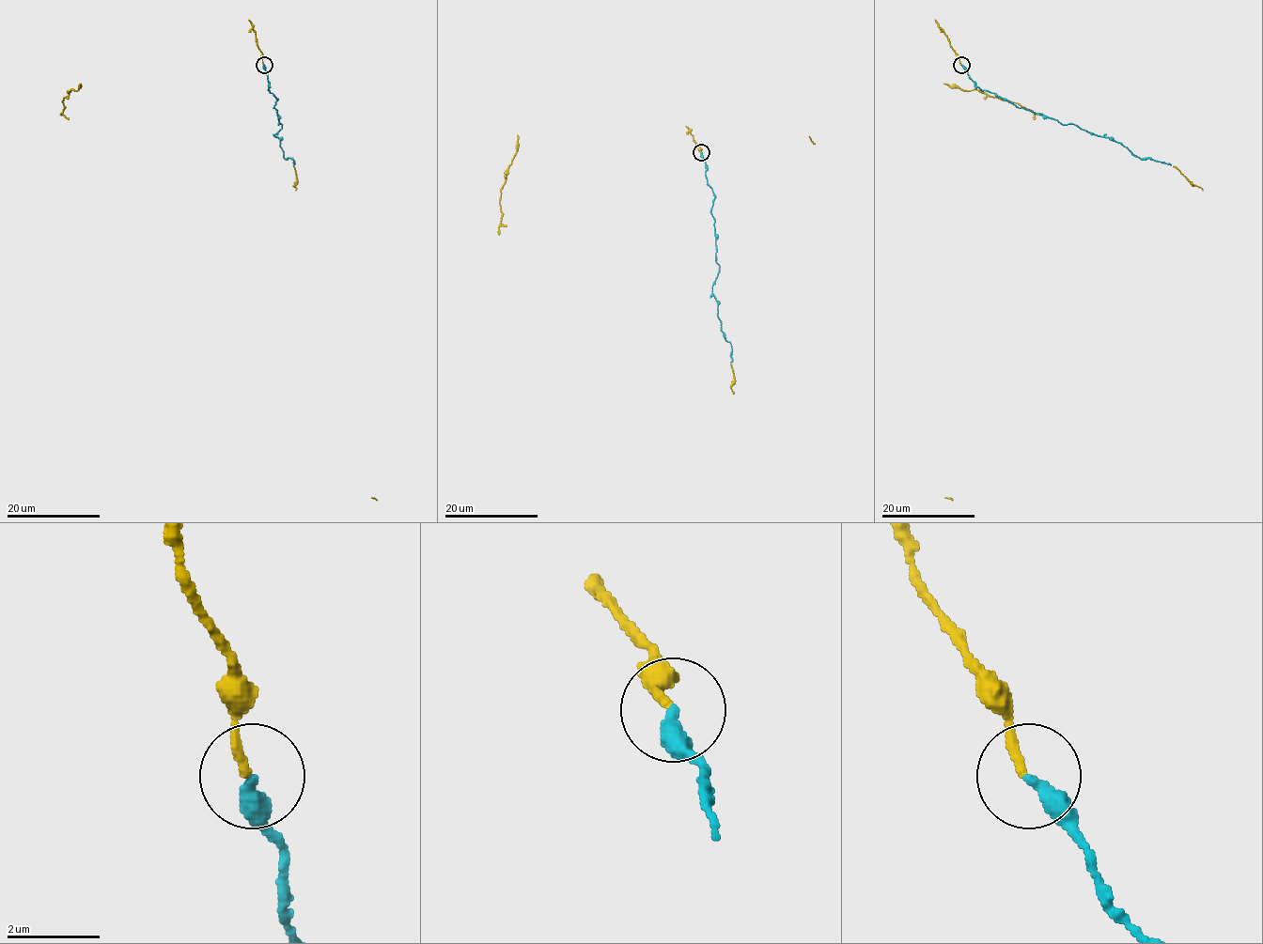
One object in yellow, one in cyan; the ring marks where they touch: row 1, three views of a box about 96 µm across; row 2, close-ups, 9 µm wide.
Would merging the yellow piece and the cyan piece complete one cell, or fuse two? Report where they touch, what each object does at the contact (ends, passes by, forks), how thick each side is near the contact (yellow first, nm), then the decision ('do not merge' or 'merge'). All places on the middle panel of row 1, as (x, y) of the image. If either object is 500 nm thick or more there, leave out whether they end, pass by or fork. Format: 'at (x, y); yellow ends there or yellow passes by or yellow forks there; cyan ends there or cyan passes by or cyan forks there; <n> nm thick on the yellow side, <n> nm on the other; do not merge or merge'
at (701, 152); yellow ends there; cyan ends there; 200 nm thick on the yellow side, 360 nm on the other; merge

